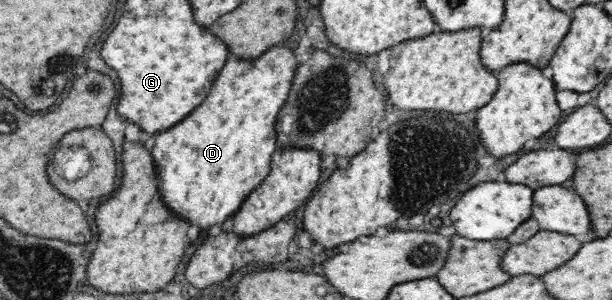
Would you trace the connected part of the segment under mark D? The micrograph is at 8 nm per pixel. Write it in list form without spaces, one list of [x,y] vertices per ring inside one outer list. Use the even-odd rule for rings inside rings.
[[[292,41],[276,43],[256,60],[240,60],[230,55],[206,101],[184,121],[156,135],[151,154],[163,202],[168,210],[188,219],[200,232],[230,219],[240,210],[244,199],[267,178],[272,156],[278,148],[276,117],[287,100],[298,67],[293,47]]]

